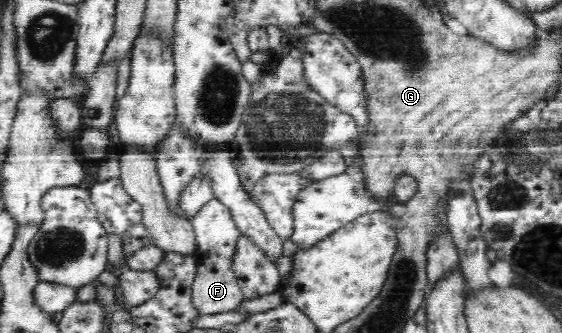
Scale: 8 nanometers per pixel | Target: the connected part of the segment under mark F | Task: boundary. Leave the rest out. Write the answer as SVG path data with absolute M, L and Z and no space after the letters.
M213 197L206 201L191 219L197 240L197 275L192 285L192 302L200 314L211 315L237 310L244 303L242 289L236 280L232 265L237 243L242 233L237 228L231 210Z

